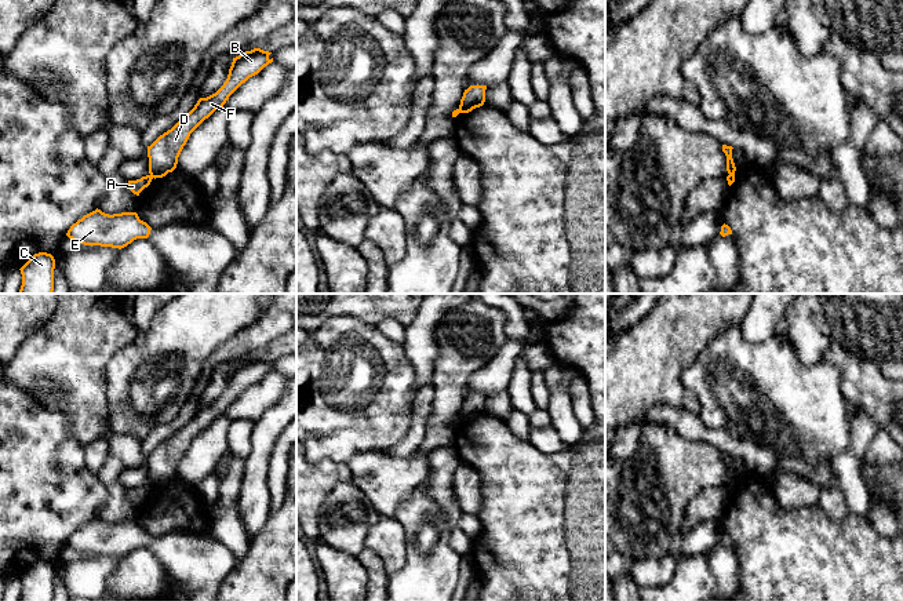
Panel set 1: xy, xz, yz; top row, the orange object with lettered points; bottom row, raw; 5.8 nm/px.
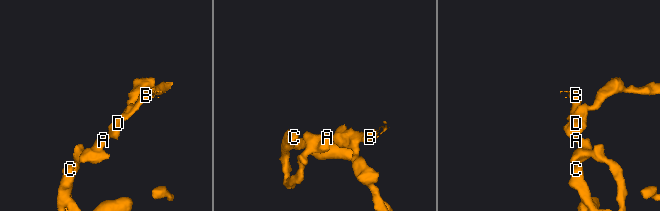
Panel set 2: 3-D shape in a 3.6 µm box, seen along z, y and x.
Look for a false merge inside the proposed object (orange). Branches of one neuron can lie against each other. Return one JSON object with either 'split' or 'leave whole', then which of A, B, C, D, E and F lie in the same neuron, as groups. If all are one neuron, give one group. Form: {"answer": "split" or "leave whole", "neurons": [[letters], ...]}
{"answer": "split", "neurons": [["A", "C", "E"], ["B", "D", "F"]]}

